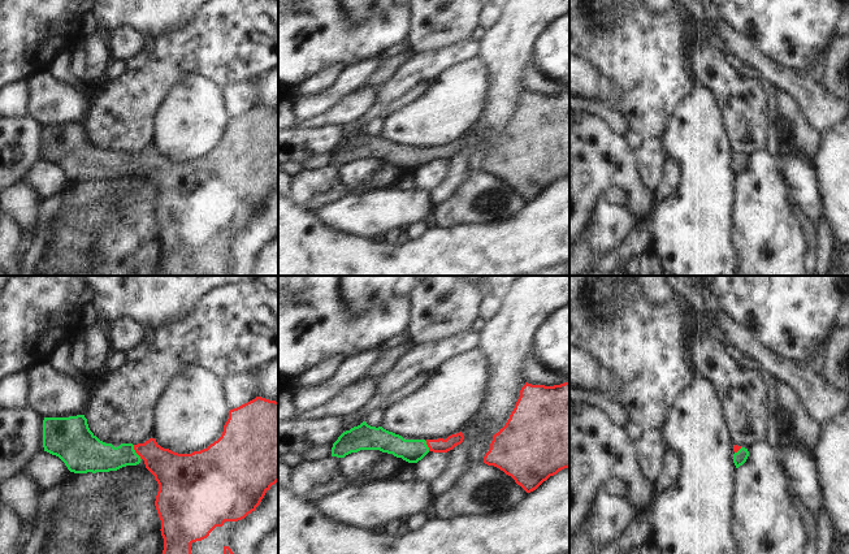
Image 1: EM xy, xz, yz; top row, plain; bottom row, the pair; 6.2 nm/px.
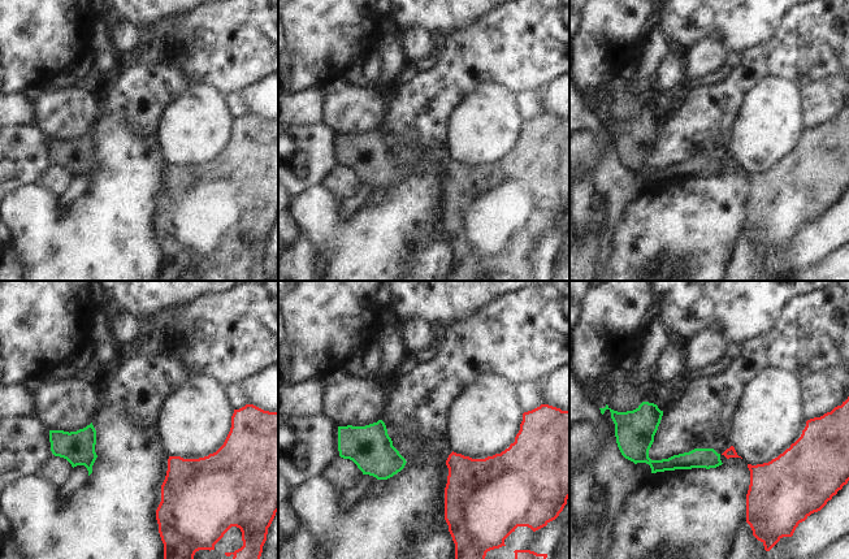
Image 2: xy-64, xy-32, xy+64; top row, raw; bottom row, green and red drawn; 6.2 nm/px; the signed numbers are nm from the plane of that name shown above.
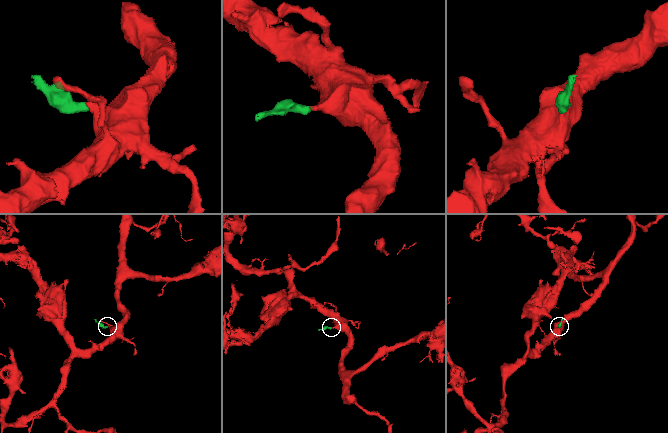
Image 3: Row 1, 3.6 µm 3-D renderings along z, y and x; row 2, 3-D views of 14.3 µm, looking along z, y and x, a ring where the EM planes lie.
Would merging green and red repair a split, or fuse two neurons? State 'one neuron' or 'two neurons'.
one neuron

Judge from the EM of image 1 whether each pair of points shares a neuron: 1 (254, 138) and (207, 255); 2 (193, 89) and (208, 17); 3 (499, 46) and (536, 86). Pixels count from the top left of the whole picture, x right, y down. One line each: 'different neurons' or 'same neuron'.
1: same neuron
2: different neurons
3: different neurons

